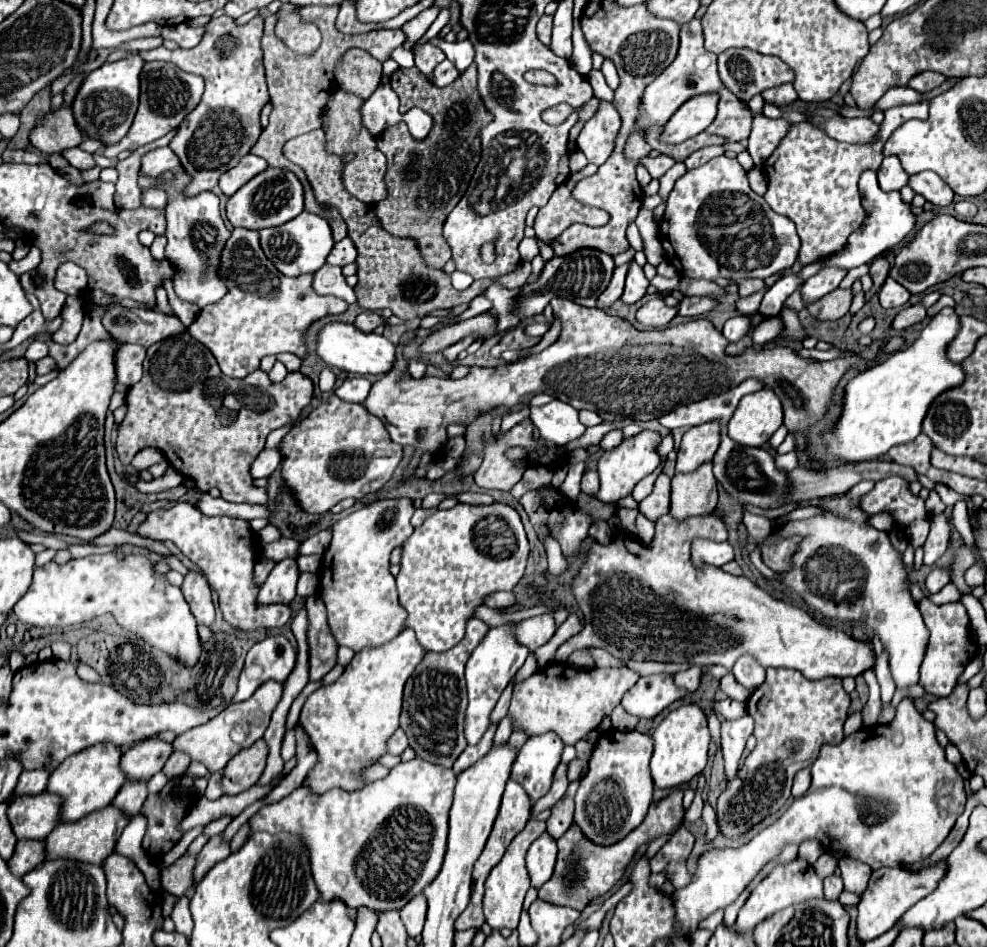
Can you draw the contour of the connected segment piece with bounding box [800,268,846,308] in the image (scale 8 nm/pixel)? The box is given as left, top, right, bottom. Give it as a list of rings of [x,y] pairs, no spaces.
[[[820,270],[818,276],[812,276],[804,282],[800,294],[802,294],[802,304],[804,308],[810,306],[812,302],[824,298],[826,294],[830,294],[832,290],[838,288],[838,284],[842,282],[842,278],[846,276],[846,270]]]

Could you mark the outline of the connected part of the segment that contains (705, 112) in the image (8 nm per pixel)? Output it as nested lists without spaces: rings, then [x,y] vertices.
[[[706,94],[706,98],[692,98],[670,118],[670,122],[664,126],[660,134],[662,144],[680,144],[702,130],[706,130],[714,116],[716,116],[716,104],[718,104],[718,94]]]

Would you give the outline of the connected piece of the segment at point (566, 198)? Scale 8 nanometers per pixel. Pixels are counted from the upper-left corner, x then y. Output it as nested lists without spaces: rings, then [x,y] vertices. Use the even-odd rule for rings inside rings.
[[[566,180],[548,200],[546,206],[538,210],[538,216],[534,220],[534,232],[544,242],[554,240],[562,230],[574,222],[584,222],[590,226],[604,226],[608,222],[608,212],[600,208],[582,206],[580,202],[574,202],[570,198],[570,190],[574,188],[572,180]]]

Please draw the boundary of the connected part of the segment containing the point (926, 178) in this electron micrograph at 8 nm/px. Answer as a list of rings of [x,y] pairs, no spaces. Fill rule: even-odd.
[[[934,172],[912,174],[908,186],[914,192],[924,194],[926,200],[930,200],[936,206],[948,206],[954,198],[954,192],[950,190],[950,186],[946,182],[942,182],[942,178],[938,178],[938,174],[934,174]]]

